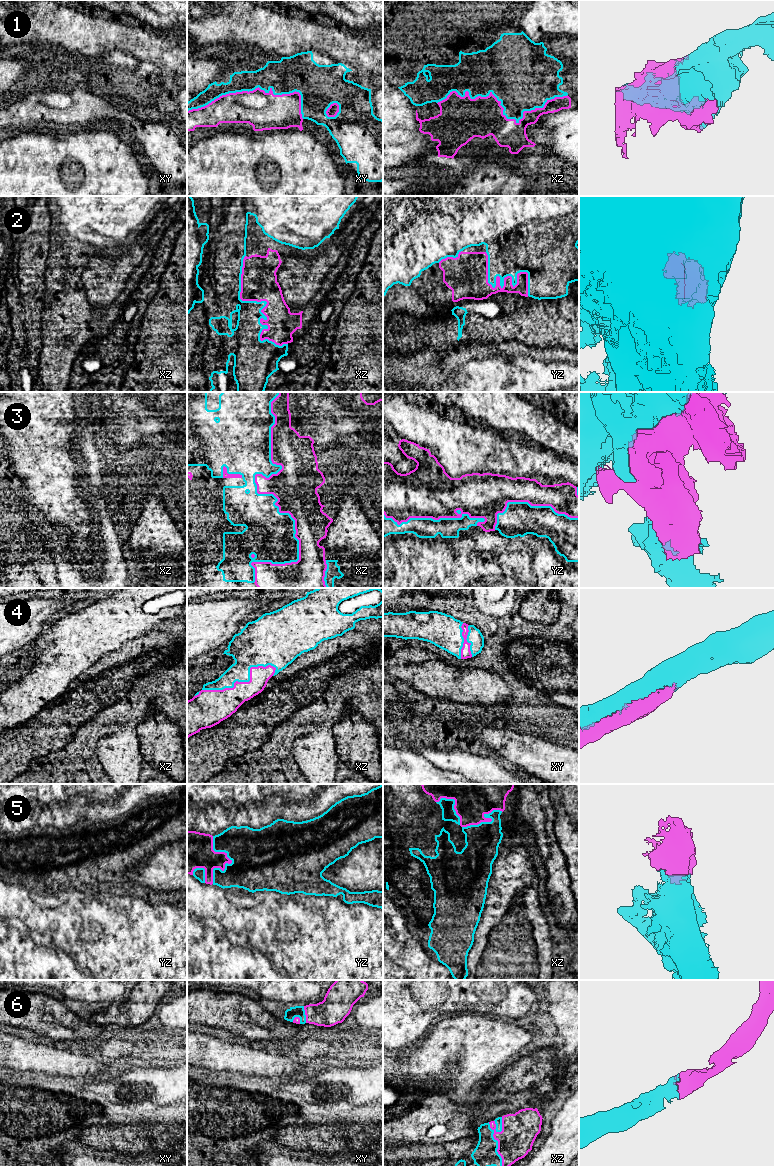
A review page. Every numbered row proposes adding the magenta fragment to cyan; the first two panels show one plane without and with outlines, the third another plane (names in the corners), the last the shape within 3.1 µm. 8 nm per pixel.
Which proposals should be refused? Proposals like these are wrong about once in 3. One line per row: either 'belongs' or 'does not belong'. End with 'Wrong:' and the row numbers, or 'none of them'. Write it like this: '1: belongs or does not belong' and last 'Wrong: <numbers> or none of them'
1: belongs
2: does not belong
3: does not belong
4: belongs
5: belongs
6: belongs
Wrong: 2, 3

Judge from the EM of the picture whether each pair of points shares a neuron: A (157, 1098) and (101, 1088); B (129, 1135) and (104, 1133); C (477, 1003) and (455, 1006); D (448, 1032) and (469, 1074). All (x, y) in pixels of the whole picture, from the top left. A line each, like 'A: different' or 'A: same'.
A: same
B: same
C: same
D: same

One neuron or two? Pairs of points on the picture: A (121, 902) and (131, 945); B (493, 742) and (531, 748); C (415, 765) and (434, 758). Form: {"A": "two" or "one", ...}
{"A": "one", "B": "one", "C": "two"}

